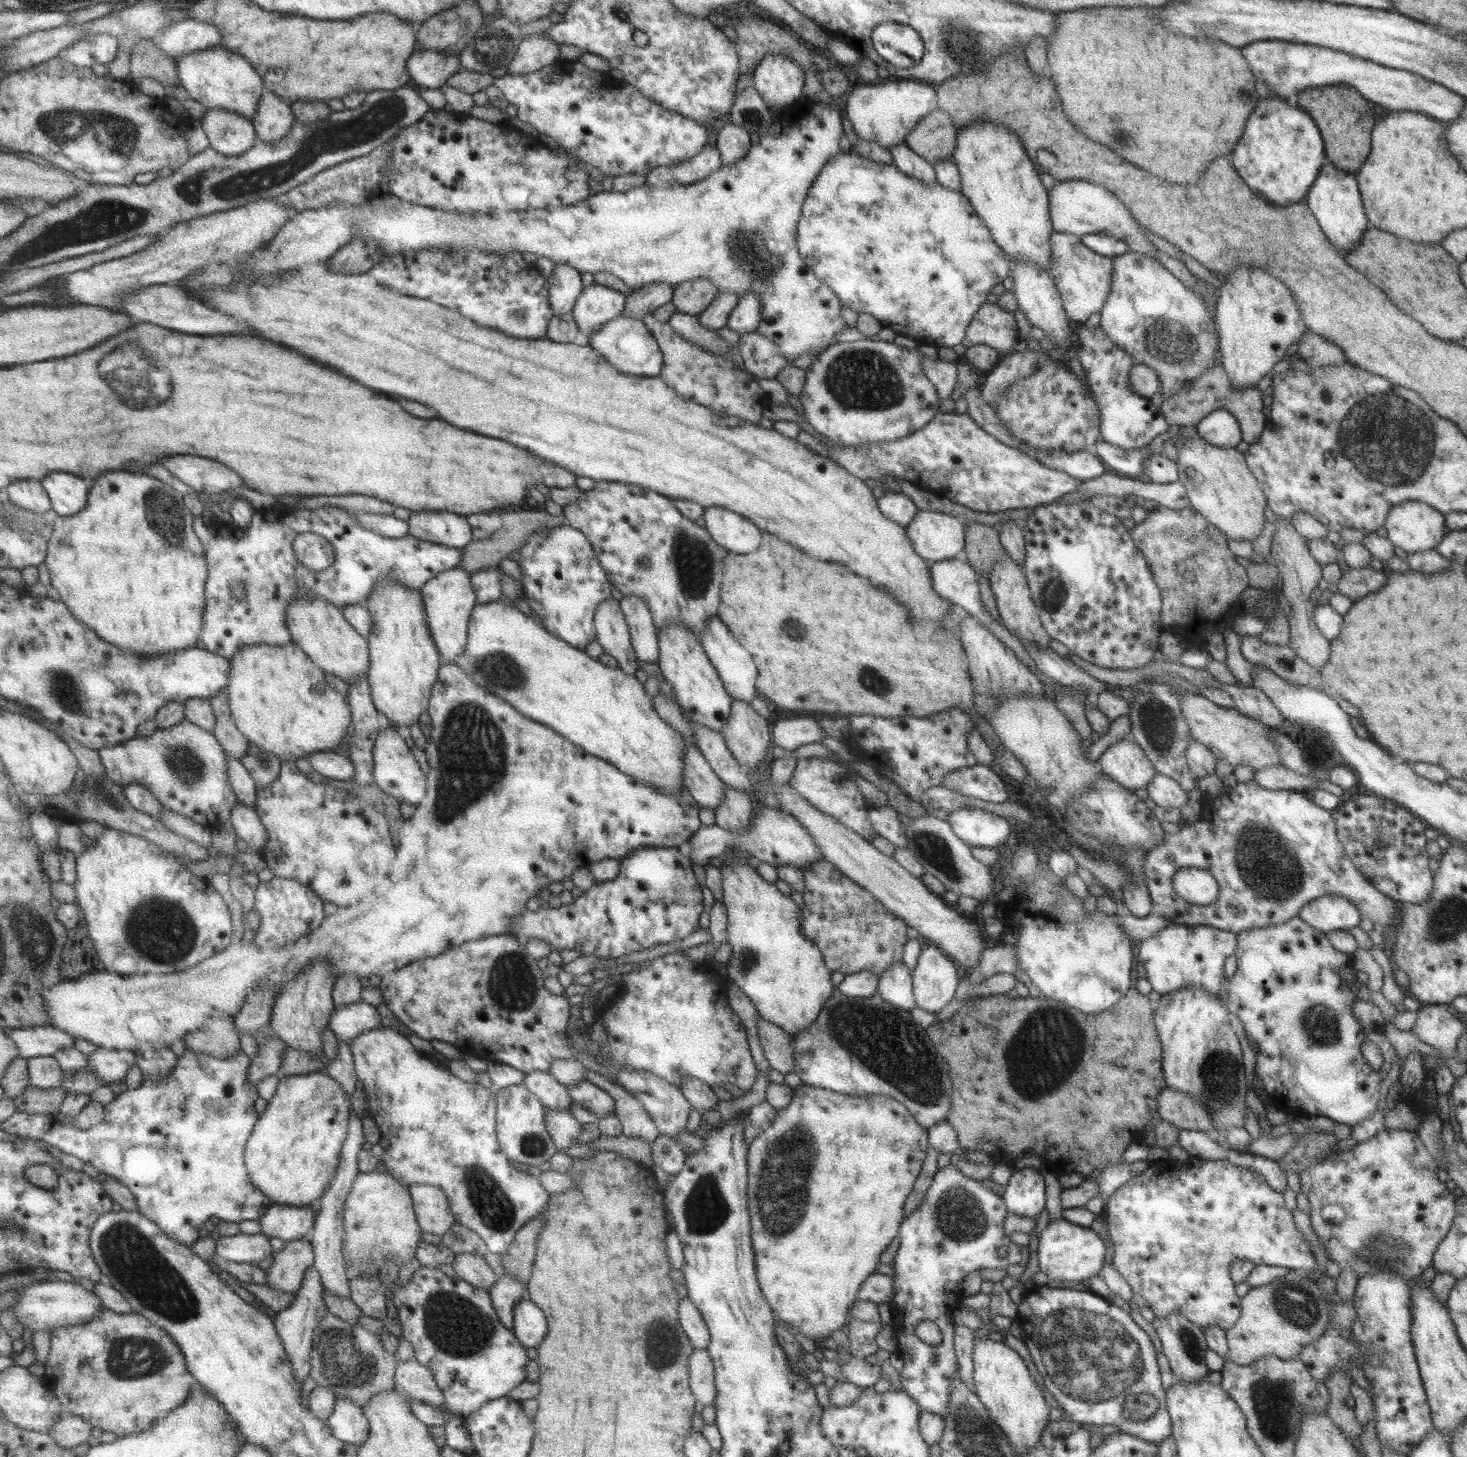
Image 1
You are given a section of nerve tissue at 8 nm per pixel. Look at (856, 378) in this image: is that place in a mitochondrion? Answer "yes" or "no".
yes

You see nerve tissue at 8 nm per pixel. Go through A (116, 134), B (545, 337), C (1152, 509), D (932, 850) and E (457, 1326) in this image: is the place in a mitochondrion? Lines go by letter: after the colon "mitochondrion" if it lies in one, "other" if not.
A: mitochondrion
B: other
C: other
D: mitochondrion
E: mitochondrion

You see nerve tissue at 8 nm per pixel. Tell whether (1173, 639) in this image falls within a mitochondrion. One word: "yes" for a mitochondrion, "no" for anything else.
no

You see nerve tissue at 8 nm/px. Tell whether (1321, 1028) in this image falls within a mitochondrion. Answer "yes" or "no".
yes

